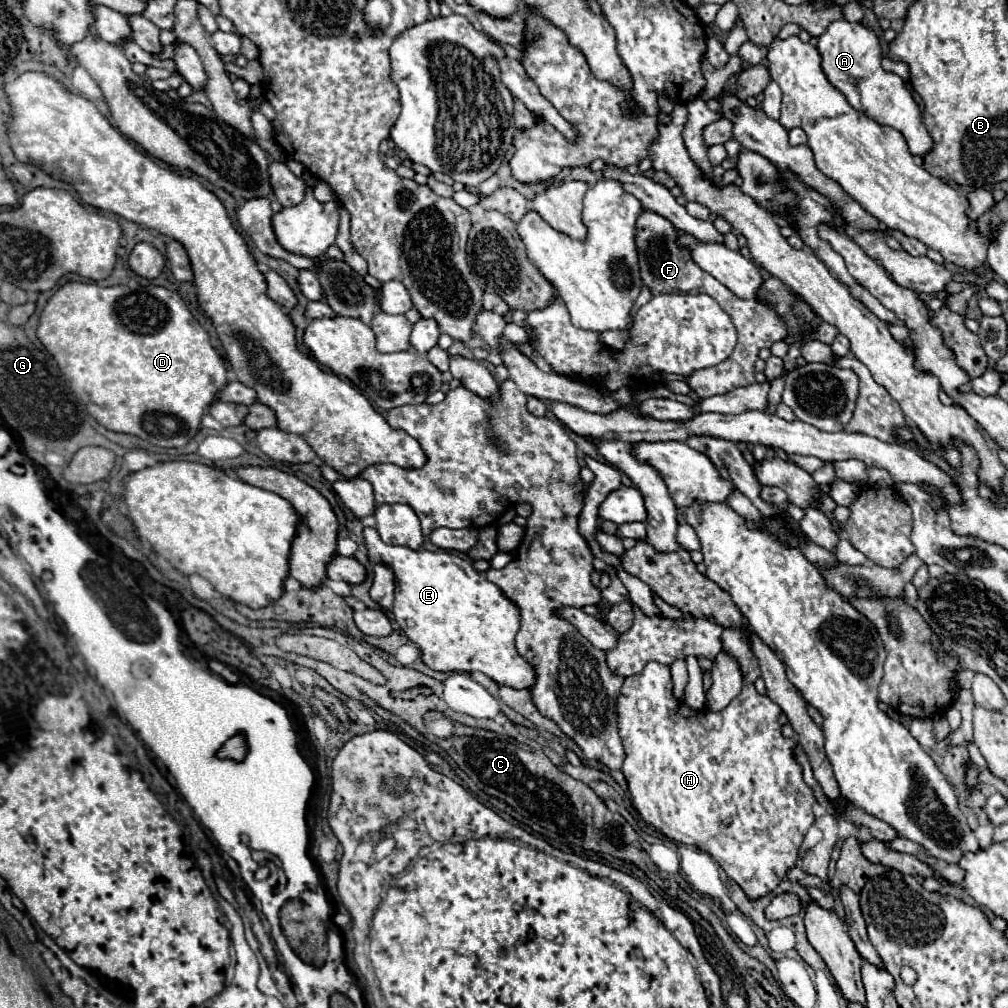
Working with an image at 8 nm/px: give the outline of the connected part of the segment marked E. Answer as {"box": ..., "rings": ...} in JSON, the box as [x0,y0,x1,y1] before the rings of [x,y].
{"box":[364,528,536,690],"rings":[[[364,528],[364,540],[366,540],[366,548],[368,548],[368,556],[372,562],[386,562],[394,568],[394,574],[396,574],[396,610],[392,606],[392,614],[394,614],[394,620],[396,624],[400,626],[400,630],[408,636],[410,642],[414,642],[420,652],[422,652],[422,662],[436,670],[436,672],[464,672],[464,674],[470,674],[470,672],[476,672],[480,670],[482,674],[486,674],[488,678],[496,680],[498,684],[502,686],[512,686],[514,690],[522,690],[522,688],[532,688],[532,682],[536,682],[536,670],[532,670],[532,662],[528,662],[526,658],[520,658],[518,650],[516,650],[516,634],[520,630],[520,608],[516,606],[516,602],[508,602],[508,598],[504,598],[504,592],[486,580],[484,572],[478,572],[474,570],[474,566],[462,558],[458,558],[456,554],[452,552],[428,552],[428,550],[412,550],[408,546],[390,546],[390,544],[384,544],[380,534],[374,530],[374,528]]]}

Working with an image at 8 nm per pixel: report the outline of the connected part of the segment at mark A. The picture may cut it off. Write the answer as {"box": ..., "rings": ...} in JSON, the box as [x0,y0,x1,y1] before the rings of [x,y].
{"box":[818,18,932,156],"rings":[[[844,18],[830,22],[822,38],[818,38],[818,52],[822,56],[822,68],[828,80],[848,98],[848,102],[856,108],[866,112],[882,126],[896,128],[904,134],[908,148],[912,154],[922,156],[932,148],[932,138],[928,136],[916,102],[912,100],[910,92],[904,86],[904,80],[896,74],[884,72],[882,62],[882,48],[880,38],[874,30],[866,28],[860,22],[848,22]]]}

